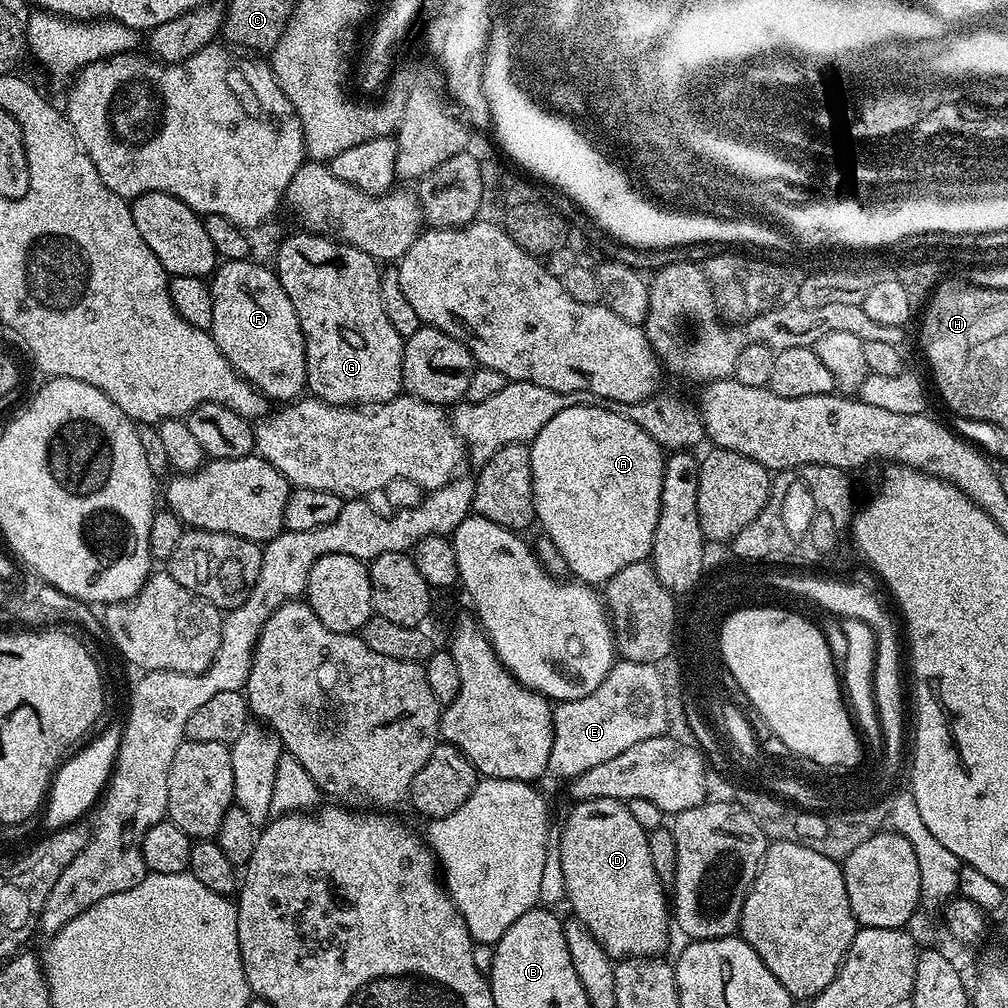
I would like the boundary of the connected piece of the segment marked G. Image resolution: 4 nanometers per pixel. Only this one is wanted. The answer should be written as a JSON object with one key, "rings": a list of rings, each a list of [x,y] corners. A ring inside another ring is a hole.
{"rings":[[[301,231],[297,236],[288,236],[281,242],[280,249],[276,252],[274,271],[302,326],[308,375],[307,391],[317,400],[341,406],[384,404],[393,400],[401,395],[403,389],[405,337],[400,336],[398,330],[390,326],[390,318],[386,318],[380,289],[381,265],[370,254],[345,244],[339,238],[317,234],[315,231]]]}

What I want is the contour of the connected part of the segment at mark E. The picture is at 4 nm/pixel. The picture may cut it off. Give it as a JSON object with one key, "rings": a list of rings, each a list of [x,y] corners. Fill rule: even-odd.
{"rings":[[[620,658],[604,675],[602,686],[598,686],[594,694],[586,694],[586,698],[577,700],[562,700],[553,707],[553,744],[547,769],[551,775],[566,780],[576,779],[590,767],[654,737],[654,732],[660,730],[654,728],[654,720],[650,720],[650,724],[640,718],[634,720],[634,714],[630,714],[634,712],[630,710],[630,698],[622,698],[622,694],[630,690],[630,684],[634,684],[634,668],[628,666],[628,660]]]}

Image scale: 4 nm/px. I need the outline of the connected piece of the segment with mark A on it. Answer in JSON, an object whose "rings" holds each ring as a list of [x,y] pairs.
{"rings":[[[599,403],[569,404],[561,412],[554,414],[554,418],[550,418],[550,422],[546,422],[546,426],[542,426],[540,433],[530,442],[530,470],[532,471],[532,485],[534,486],[534,510],[536,511],[538,524],[544,527],[541,528],[543,535],[548,536],[550,541],[557,546],[562,557],[566,558],[566,566],[569,573],[577,581],[600,586],[608,581],[611,576],[618,574],[618,570],[622,570],[639,560],[649,559],[652,551],[654,530],[658,526],[666,452],[665,449],[660,447],[658,442],[654,442],[654,438],[650,438],[650,434],[646,434],[646,430],[642,430],[642,426],[638,426],[623,411],[617,410],[612,406],[599,408],[596,404]]]}

